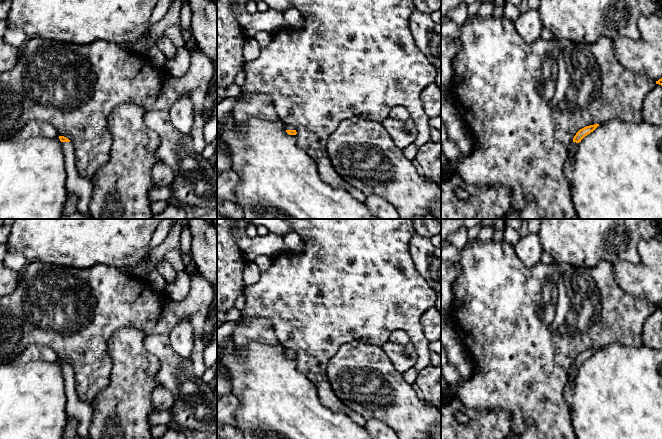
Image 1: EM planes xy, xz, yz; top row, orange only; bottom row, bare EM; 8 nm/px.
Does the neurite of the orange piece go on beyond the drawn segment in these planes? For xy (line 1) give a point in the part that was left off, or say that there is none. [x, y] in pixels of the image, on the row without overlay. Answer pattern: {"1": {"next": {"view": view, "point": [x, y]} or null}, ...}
{"1": {"next": {"view": "xy", "point": [82, 412]}}}

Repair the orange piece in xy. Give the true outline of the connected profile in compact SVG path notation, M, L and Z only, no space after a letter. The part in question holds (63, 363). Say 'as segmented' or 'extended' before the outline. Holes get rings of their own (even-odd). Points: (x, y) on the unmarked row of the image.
extended; M59 360L67 395L67 417L77 422L76 434L85 438L89 435L89 428L93 419L93 408L90 403L81 401L75 387L75 374L70 364Z

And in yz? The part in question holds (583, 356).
extended; M594 348L594 349L590 349L590 350L586 350L582 353L580 353L576 359L573 362L573 366L571 367L570 371L569 371L569 375L568 375L568 381L572 381L573 378L576 375L577 369L579 366L581 366L581 364L587 360L588 358L590 358L591 356L593 356L597 351L599 350L599 348Z

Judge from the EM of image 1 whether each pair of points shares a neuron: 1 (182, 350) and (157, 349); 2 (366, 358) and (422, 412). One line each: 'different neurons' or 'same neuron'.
1: different neurons
2: same neuron

